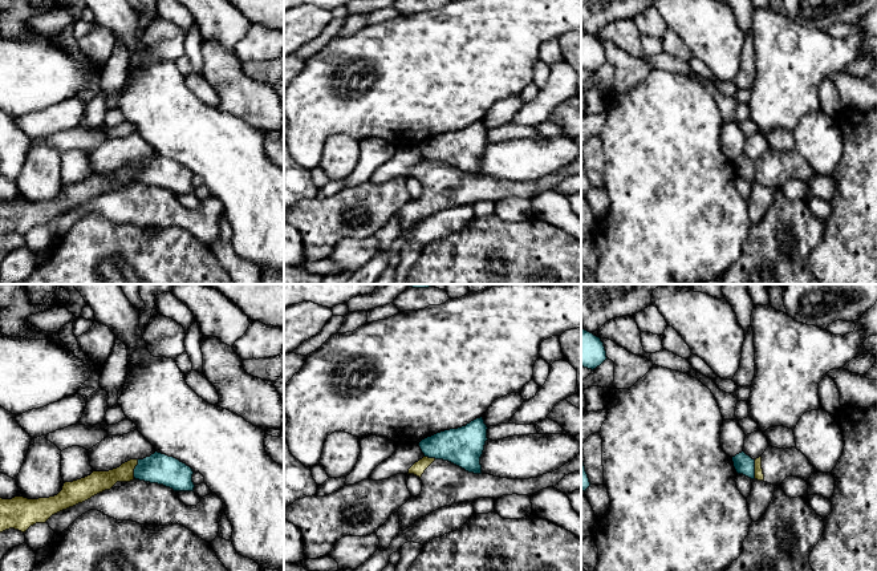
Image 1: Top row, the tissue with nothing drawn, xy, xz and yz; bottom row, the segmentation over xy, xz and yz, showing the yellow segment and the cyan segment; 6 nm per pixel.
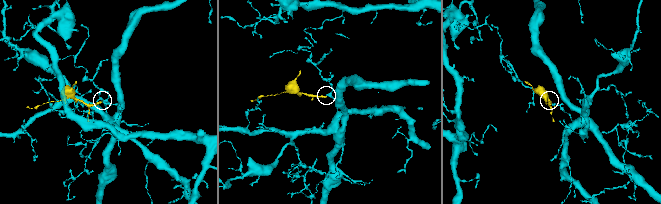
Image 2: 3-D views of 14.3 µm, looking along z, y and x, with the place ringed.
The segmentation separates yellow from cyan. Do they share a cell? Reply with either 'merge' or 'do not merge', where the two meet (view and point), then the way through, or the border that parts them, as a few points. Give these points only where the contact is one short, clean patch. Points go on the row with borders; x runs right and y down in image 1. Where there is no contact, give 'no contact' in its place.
do not merge; meets yellow in yz at (755, 469); border along yz (754, 460), (755, 478)

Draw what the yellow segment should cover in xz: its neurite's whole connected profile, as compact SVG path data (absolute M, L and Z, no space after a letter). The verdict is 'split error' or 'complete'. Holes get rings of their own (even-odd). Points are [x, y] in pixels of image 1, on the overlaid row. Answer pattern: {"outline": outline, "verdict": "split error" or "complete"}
{"outline": "M581 450L576 458L560 469L529 479L508 479L490 474L474 474L443 459L423 457L407 474L422 481L422 491L399 507L399 531L418 519L454 503L474 502L479 498L499 499L503 495L528 495L555 487L565 475L581 471Z", "verdict": "split error"}

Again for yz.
{"outline": "M768 446L755 459L755 479L780 486L787 477L807 481L815 473L808 458L796 448L777 449Z", "verdict": "split error"}

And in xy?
{"outline": "M130 459L109 471L93 471L85 478L65 482L62 490L49 498L0 498L0 532L9 529L25 532L36 523L45 523L52 515L110 490L117 482L130 482L137 465L138 459Z", "verdict": "complete"}

